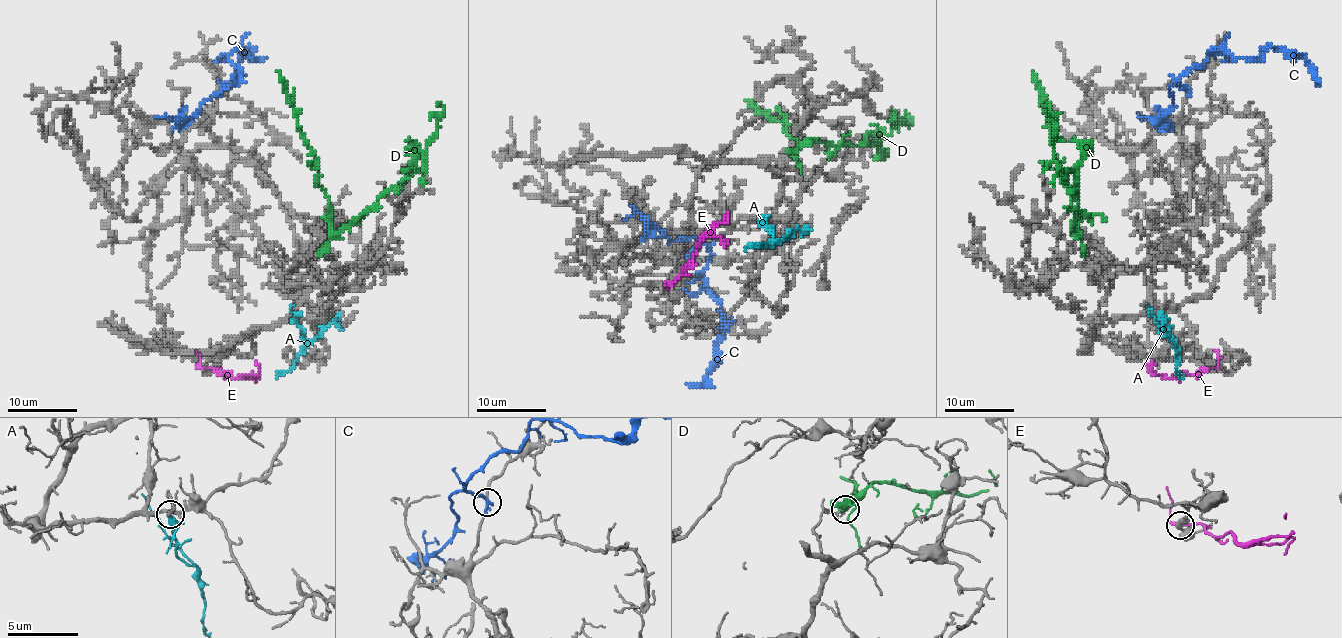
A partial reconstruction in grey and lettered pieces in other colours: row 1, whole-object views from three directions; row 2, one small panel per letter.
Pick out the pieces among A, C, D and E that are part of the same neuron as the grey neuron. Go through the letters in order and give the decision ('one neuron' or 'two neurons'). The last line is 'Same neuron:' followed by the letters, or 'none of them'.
A: two neurons
C: two neurons
D: two neurons
E: two neurons
Same neuron: none of them

